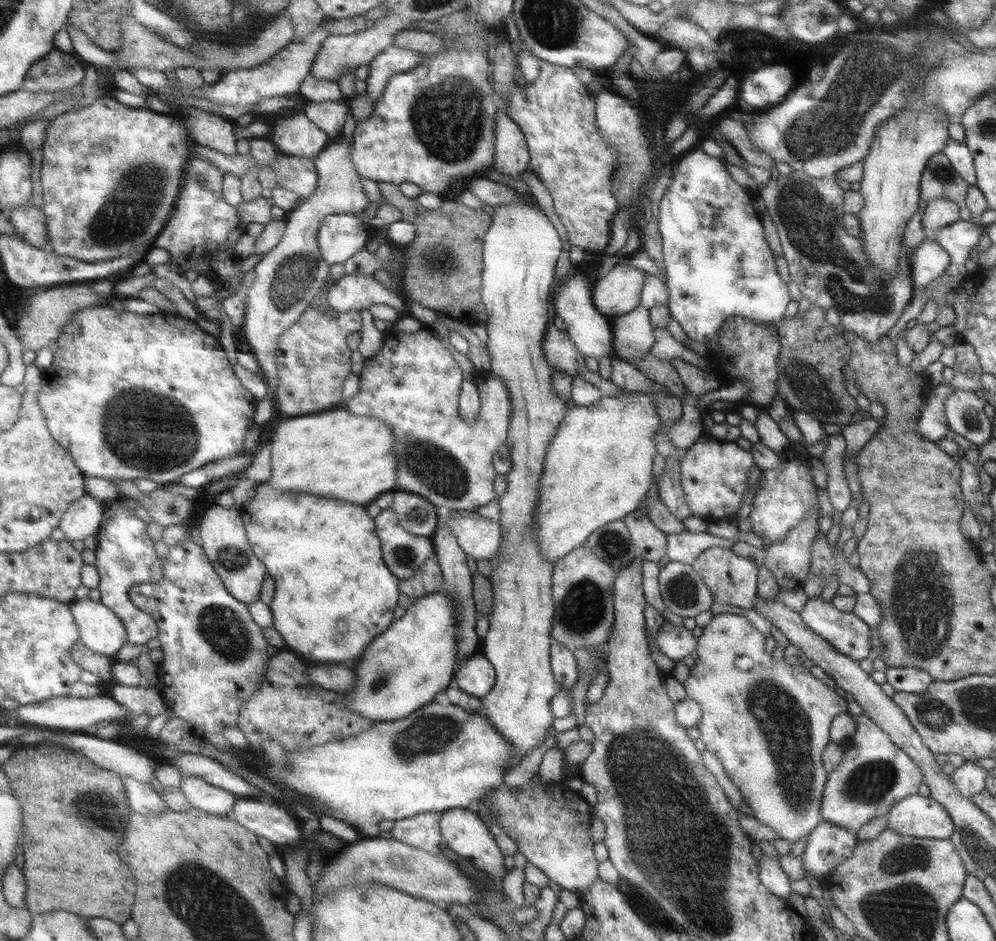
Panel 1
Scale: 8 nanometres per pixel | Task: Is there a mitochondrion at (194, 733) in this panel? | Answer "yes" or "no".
no

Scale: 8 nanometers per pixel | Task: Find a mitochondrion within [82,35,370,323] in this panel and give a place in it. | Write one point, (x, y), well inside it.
(141, 191)

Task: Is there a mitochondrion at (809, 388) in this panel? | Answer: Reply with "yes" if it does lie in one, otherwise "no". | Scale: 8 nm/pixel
yes

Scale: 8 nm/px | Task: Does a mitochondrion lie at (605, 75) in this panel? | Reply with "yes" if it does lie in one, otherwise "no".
no

